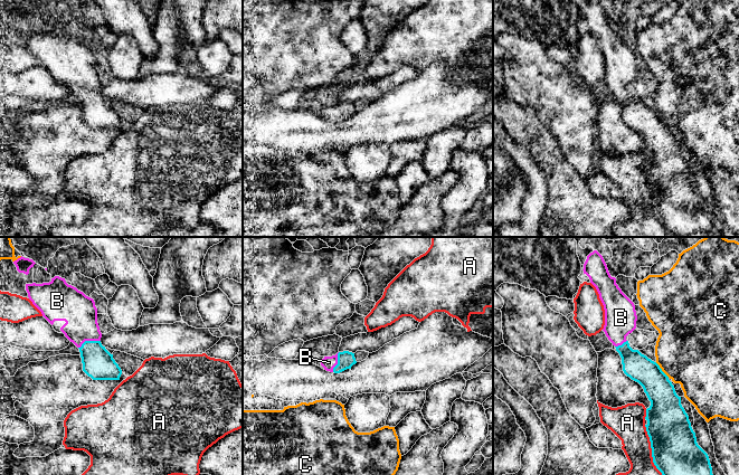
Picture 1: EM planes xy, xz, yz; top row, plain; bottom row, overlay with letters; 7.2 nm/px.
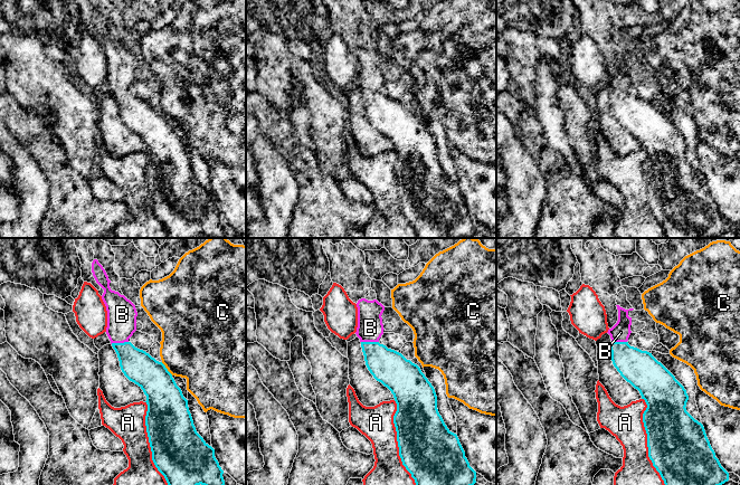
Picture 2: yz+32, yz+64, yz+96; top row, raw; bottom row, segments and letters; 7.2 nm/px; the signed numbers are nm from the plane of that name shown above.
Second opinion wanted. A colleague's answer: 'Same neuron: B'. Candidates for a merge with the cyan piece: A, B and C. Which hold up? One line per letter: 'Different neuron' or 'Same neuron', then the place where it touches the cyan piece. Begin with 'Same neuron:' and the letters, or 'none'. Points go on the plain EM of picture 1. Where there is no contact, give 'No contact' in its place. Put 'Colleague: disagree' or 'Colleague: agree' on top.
Colleague: agree
Same neuron: B
A: Different neuron. Touches cyan at yz (652, 206)
B: Same neuron. Touches cyan at xy (88, 91)
C: Different neuron. Touches cyan at yz (661, 120)

